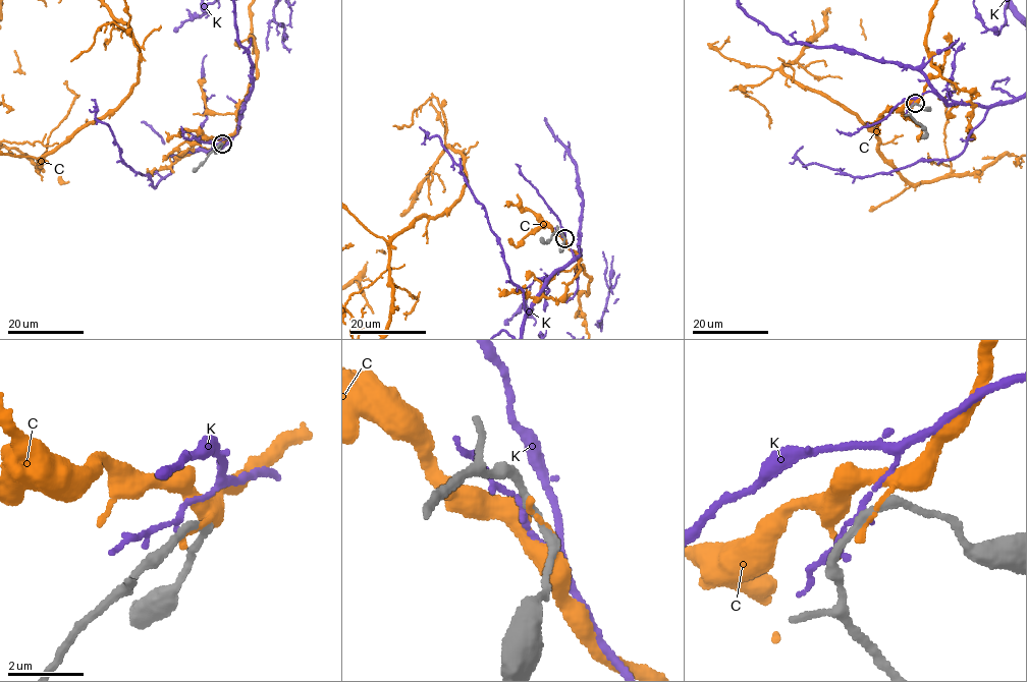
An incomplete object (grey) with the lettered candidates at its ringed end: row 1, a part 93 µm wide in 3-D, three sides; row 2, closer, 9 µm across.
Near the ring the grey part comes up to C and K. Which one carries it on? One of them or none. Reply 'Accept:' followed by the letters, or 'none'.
Accept: none

